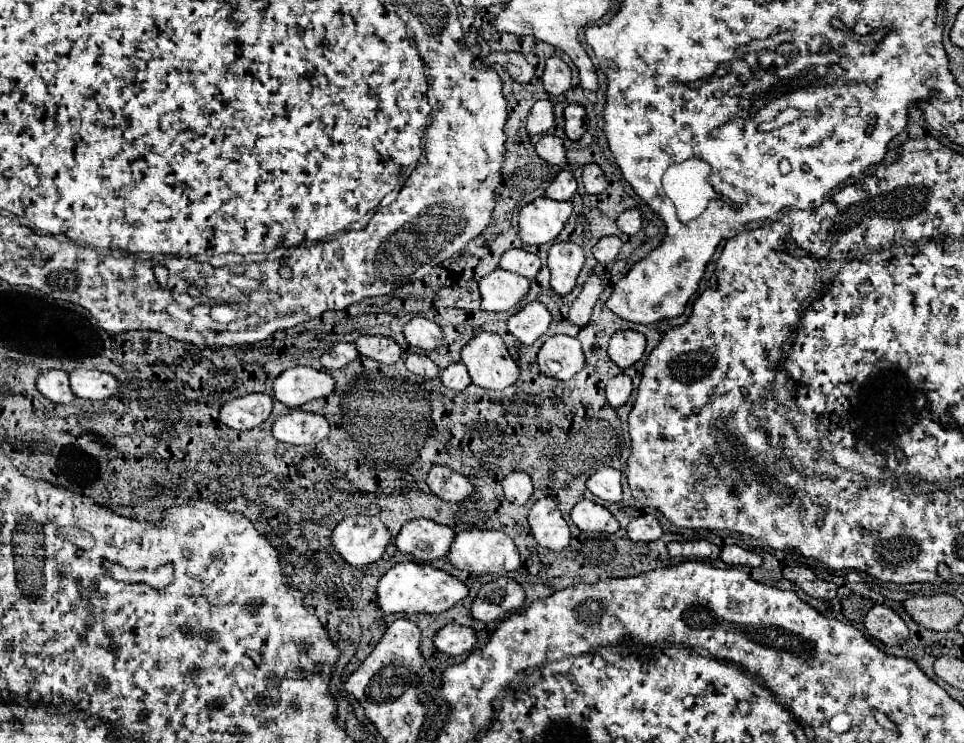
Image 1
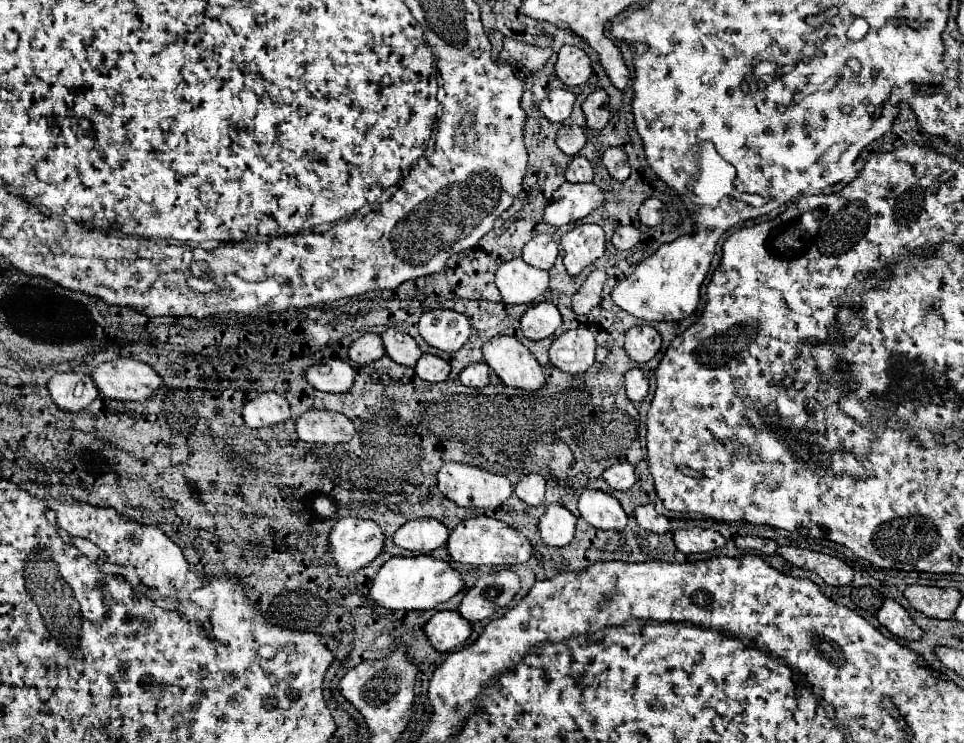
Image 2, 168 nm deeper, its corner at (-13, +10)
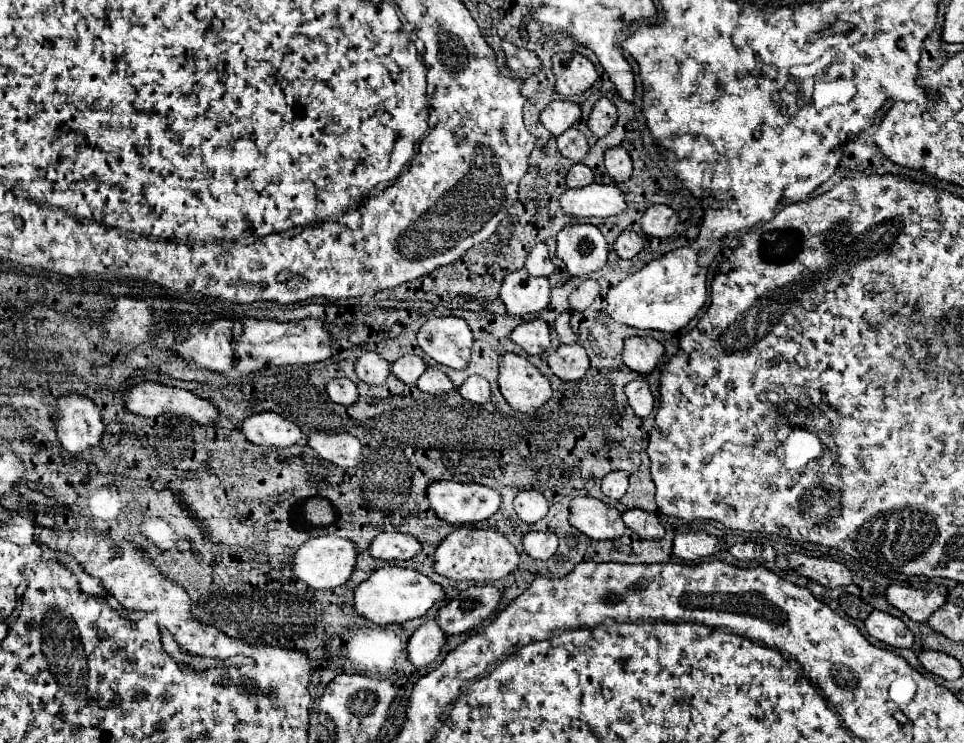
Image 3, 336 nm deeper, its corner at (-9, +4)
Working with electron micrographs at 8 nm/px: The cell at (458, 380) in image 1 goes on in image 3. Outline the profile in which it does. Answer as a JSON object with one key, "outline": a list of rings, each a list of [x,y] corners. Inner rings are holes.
{"outline":[[[470,375],[462,387],[458,389],[460,395],[472,403],[486,403],[490,399],[490,385],[480,375]]]}

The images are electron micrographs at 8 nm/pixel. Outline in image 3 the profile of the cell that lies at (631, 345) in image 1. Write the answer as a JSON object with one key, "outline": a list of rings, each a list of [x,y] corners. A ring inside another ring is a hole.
{"outline":[[[628,337],[624,341],[622,361],[636,373],[650,373],[664,353],[662,343],[652,337]]]}

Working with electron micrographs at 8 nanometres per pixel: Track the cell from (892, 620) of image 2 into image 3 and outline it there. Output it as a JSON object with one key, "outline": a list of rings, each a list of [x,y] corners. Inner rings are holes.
{"outline":[[[872,611],[872,615],[864,621],[864,625],[866,625],[866,631],[874,639],[886,645],[892,645],[892,647],[912,647],[914,645],[914,635],[904,625],[904,621],[884,611]]]}

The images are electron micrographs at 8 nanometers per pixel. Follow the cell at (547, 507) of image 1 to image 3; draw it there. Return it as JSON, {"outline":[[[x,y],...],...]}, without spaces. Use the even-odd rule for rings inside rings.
{"outline":[[[532,531],[522,537],[522,545],[532,559],[548,559],[556,553],[558,535],[552,531]]]}

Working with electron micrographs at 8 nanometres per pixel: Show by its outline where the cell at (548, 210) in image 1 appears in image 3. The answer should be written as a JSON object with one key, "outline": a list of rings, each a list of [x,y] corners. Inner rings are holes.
{"outline":[[[592,183],[582,189],[564,189],[560,207],[570,217],[612,217],[626,209],[626,201],[616,185]]]}

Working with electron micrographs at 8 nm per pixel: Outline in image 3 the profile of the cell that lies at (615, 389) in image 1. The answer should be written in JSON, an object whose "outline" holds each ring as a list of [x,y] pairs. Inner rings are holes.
{"outline":[[[634,379],[624,387],[624,393],[628,397],[630,407],[638,417],[646,417],[654,409],[654,397],[648,389],[648,383],[644,379]]]}

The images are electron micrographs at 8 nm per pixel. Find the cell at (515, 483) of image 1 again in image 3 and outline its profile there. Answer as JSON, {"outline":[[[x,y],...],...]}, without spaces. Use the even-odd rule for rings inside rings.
{"outline":[[[522,489],[514,499],[514,509],[524,523],[536,523],[548,513],[548,501],[536,489]]]}

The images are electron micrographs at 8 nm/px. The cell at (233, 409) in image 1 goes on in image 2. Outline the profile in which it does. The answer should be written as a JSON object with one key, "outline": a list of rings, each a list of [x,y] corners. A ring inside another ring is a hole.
{"outline":[[[262,393],[244,405],[242,417],[248,427],[260,429],[260,427],[272,427],[284,423],[292,417],[292,413],[288,401],[282,395]]]}

